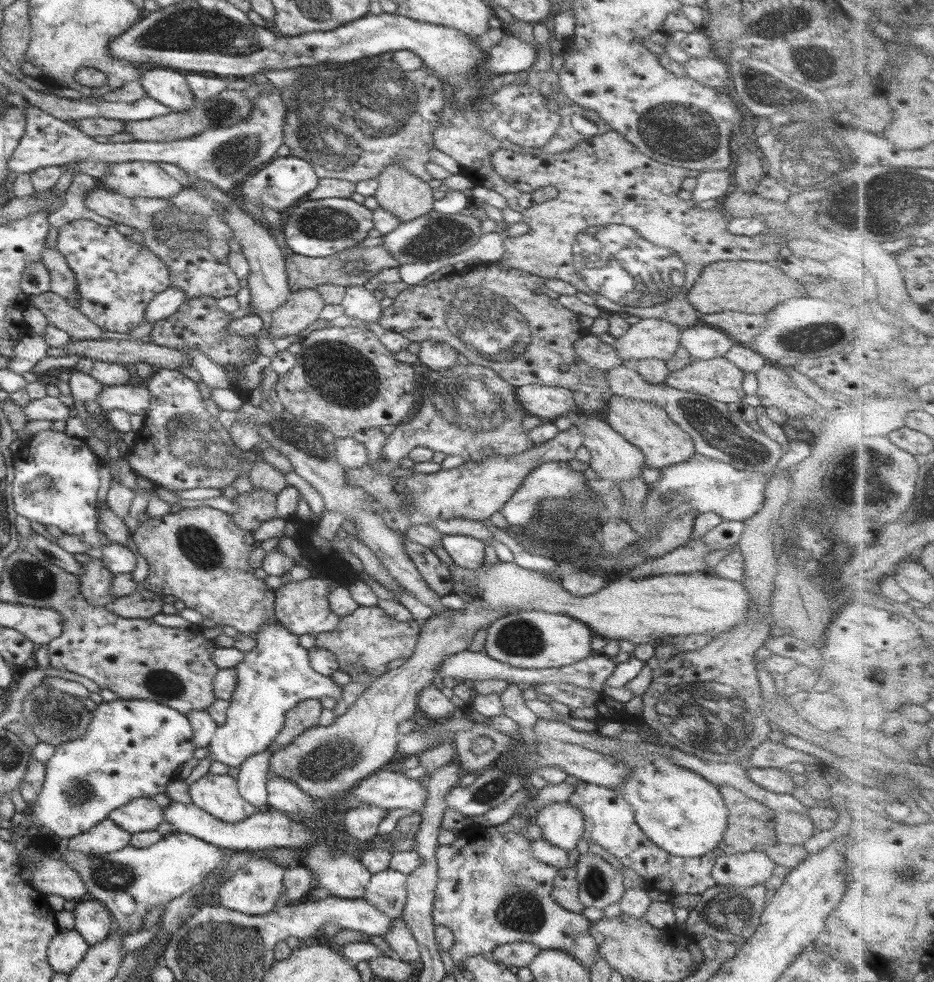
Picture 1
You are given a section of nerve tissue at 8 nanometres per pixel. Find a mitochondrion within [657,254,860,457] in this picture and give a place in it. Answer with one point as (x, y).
(805, 339)

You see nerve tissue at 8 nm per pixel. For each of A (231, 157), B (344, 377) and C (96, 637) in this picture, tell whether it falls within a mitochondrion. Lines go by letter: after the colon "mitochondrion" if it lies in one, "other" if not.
A: mitochondrion
B: mitochondrion
C: other

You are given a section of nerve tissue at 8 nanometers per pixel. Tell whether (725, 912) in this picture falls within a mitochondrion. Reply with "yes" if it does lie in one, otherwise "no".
yes

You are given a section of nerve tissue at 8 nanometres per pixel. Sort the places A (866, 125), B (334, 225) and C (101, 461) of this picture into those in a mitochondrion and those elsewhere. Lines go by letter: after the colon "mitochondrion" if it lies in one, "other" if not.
A: other
B: mitochondrion
C: other

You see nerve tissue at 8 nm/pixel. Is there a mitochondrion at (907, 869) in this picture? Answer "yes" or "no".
yes

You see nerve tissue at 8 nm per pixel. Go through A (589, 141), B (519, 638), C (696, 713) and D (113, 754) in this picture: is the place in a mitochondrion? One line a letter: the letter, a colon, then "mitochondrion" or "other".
A: other
B: mitochondrion
C: mitochondrion
D: other

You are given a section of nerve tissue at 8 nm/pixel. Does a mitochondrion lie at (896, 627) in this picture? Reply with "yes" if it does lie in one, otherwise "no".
no

